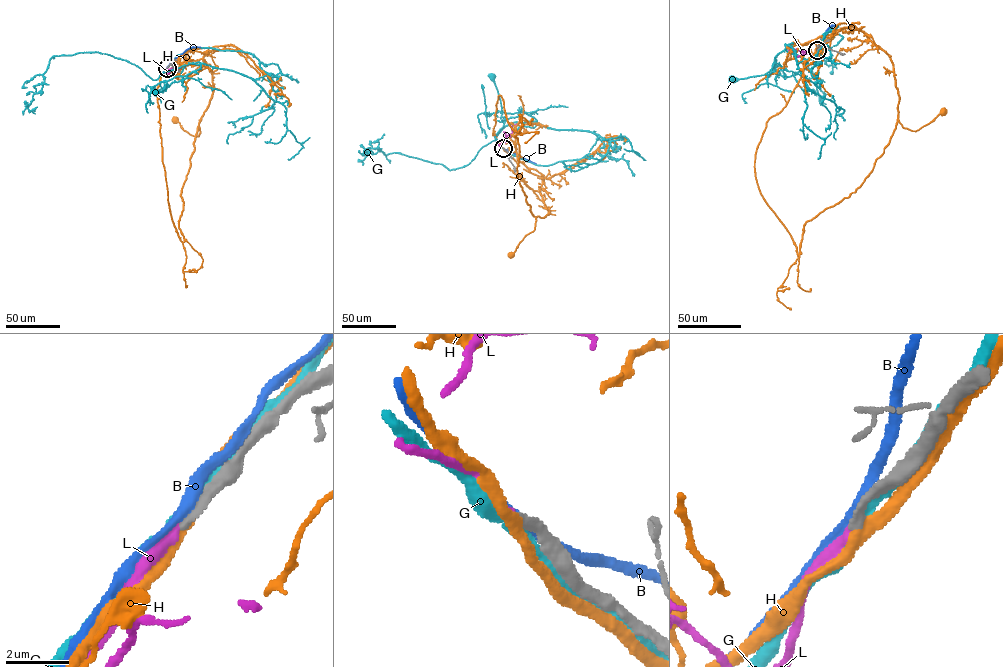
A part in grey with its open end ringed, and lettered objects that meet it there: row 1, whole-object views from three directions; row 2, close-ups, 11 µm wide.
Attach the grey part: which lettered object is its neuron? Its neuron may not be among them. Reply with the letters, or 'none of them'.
L

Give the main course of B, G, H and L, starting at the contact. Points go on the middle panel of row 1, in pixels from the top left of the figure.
B: (503, 148), (536, 164)
G: (504, 150), (495, 139), (504, 127), (512, 123), (536, 121), (524, 112), (502, 111), (491, 77)
H: (503, 148), (492, 134), (499, 95), (508, 124), (520, 133), (515, 136), (518, 179), (536, 220), (511, 254)
L: (503, 148), (499, 145), (516, 124)

